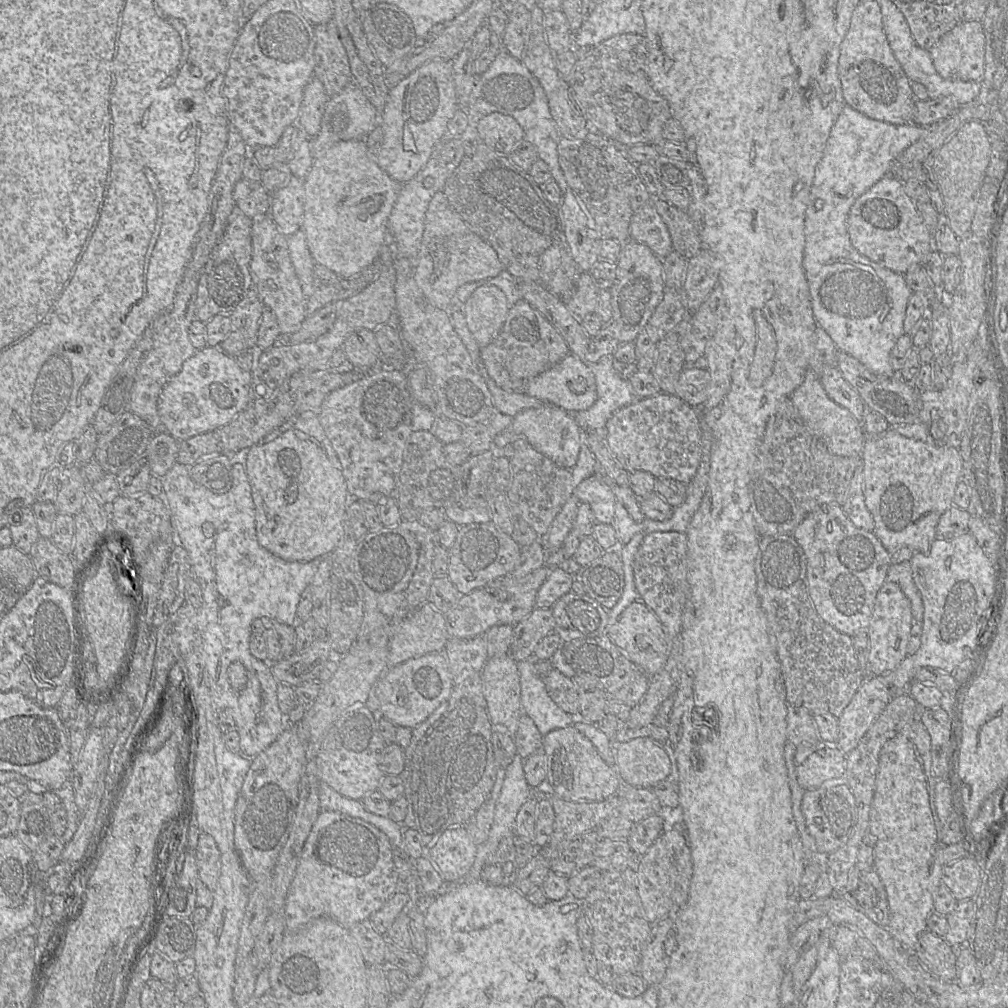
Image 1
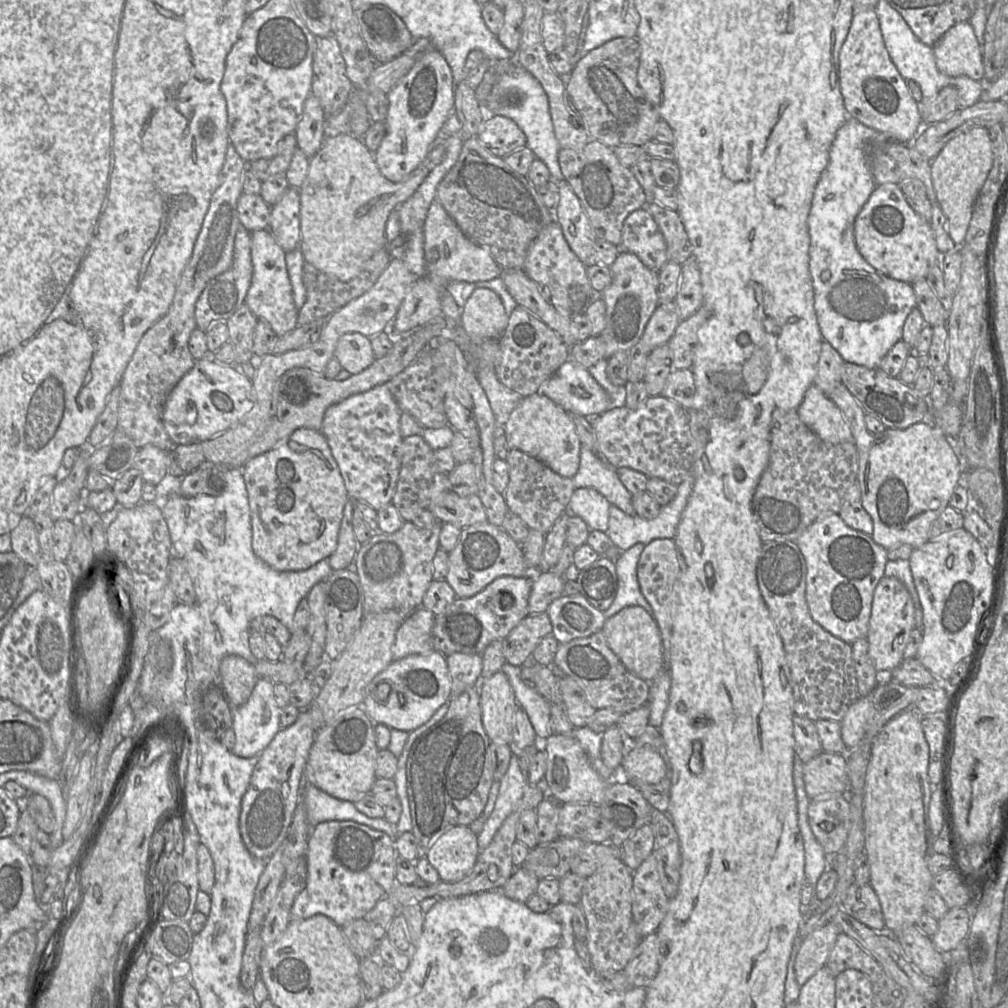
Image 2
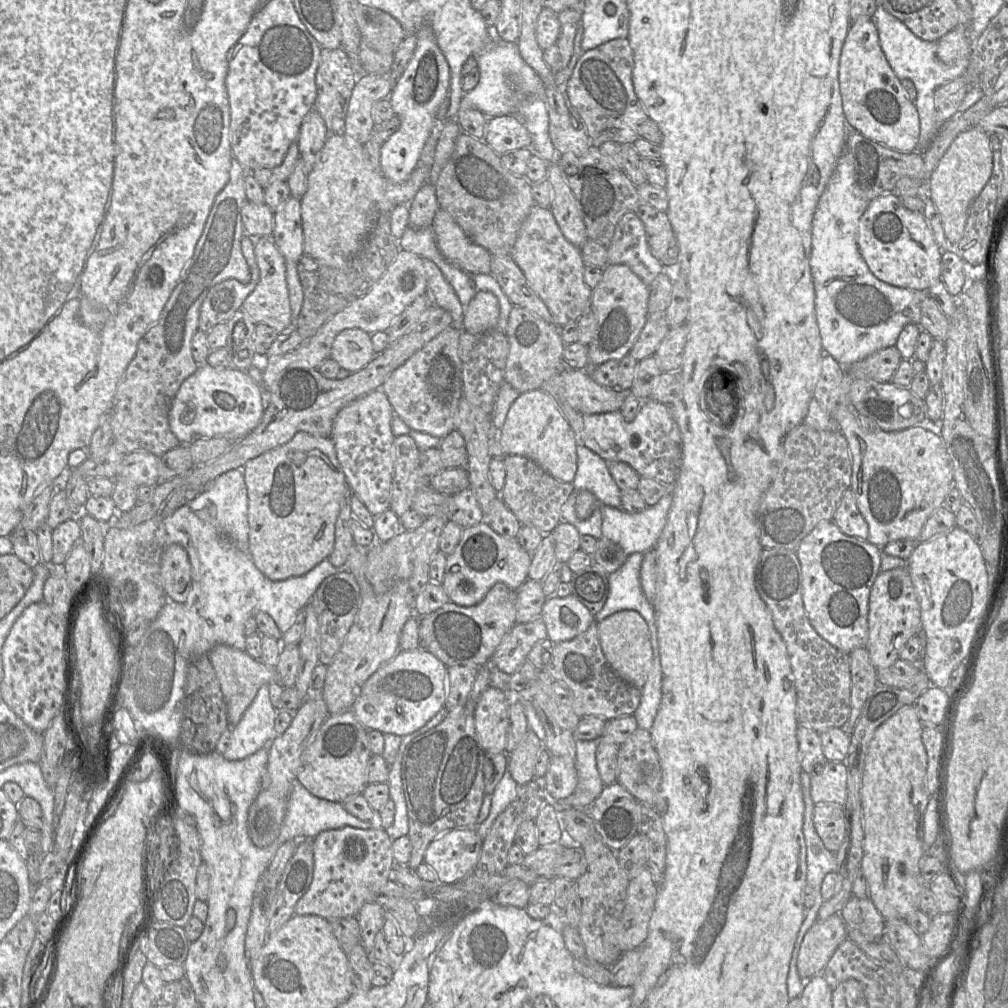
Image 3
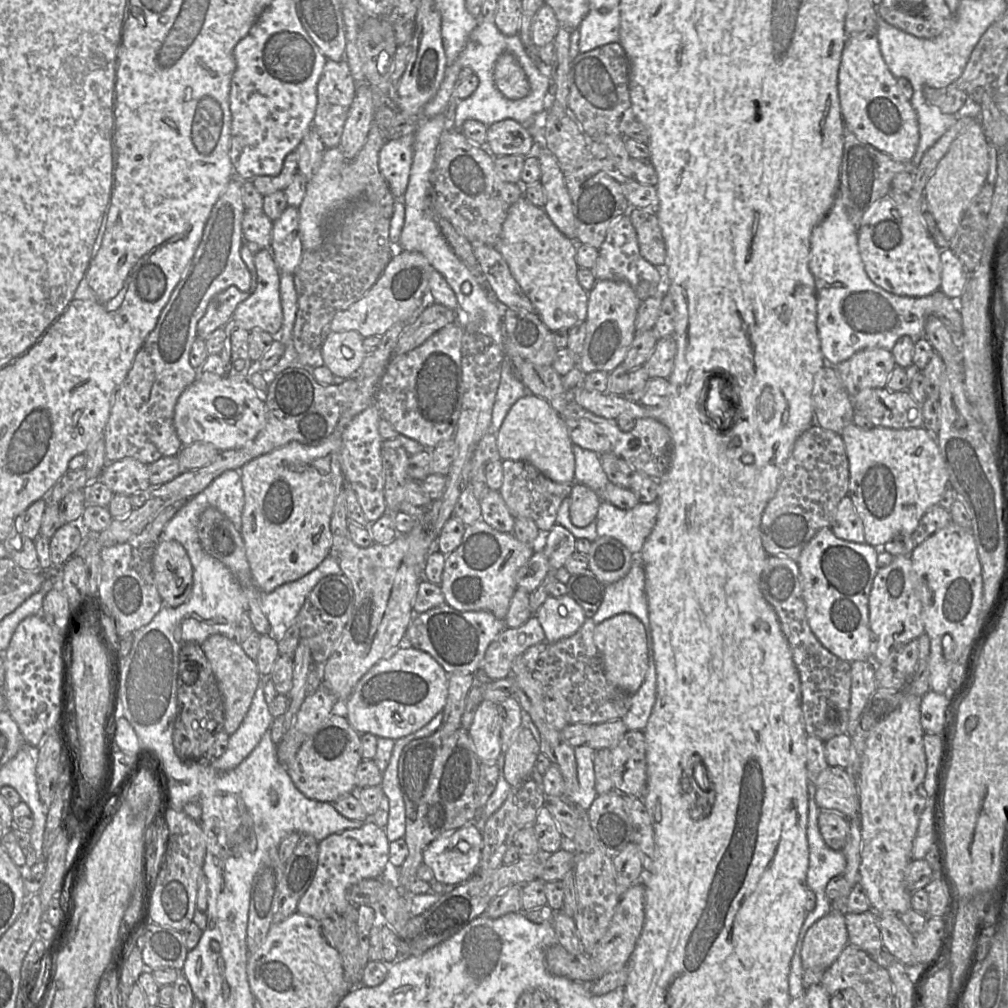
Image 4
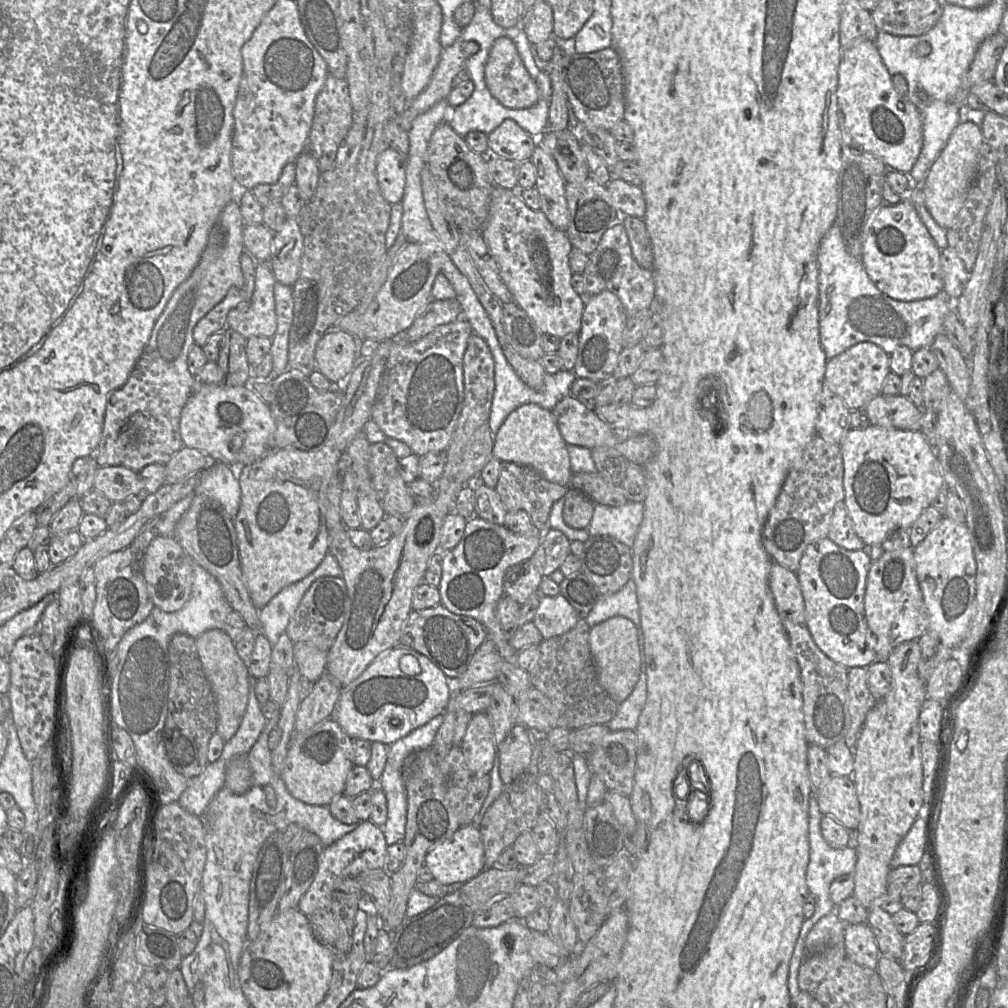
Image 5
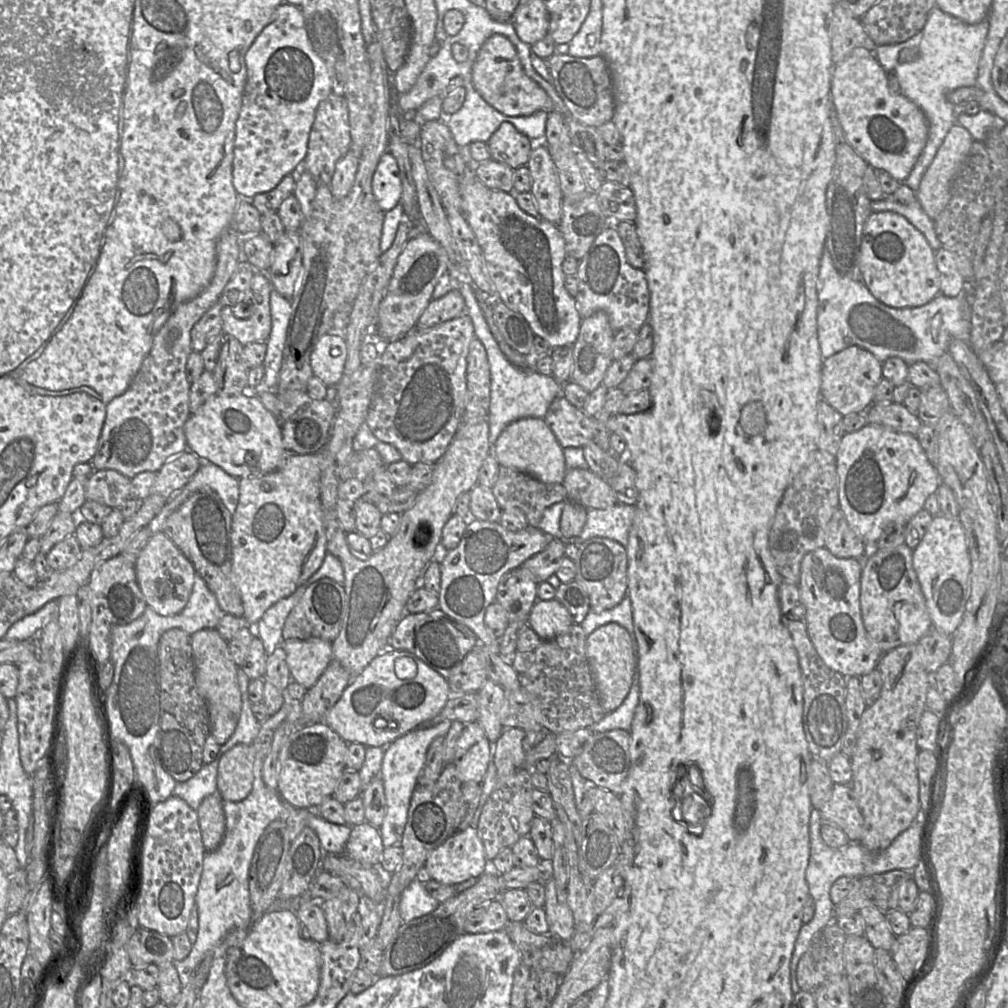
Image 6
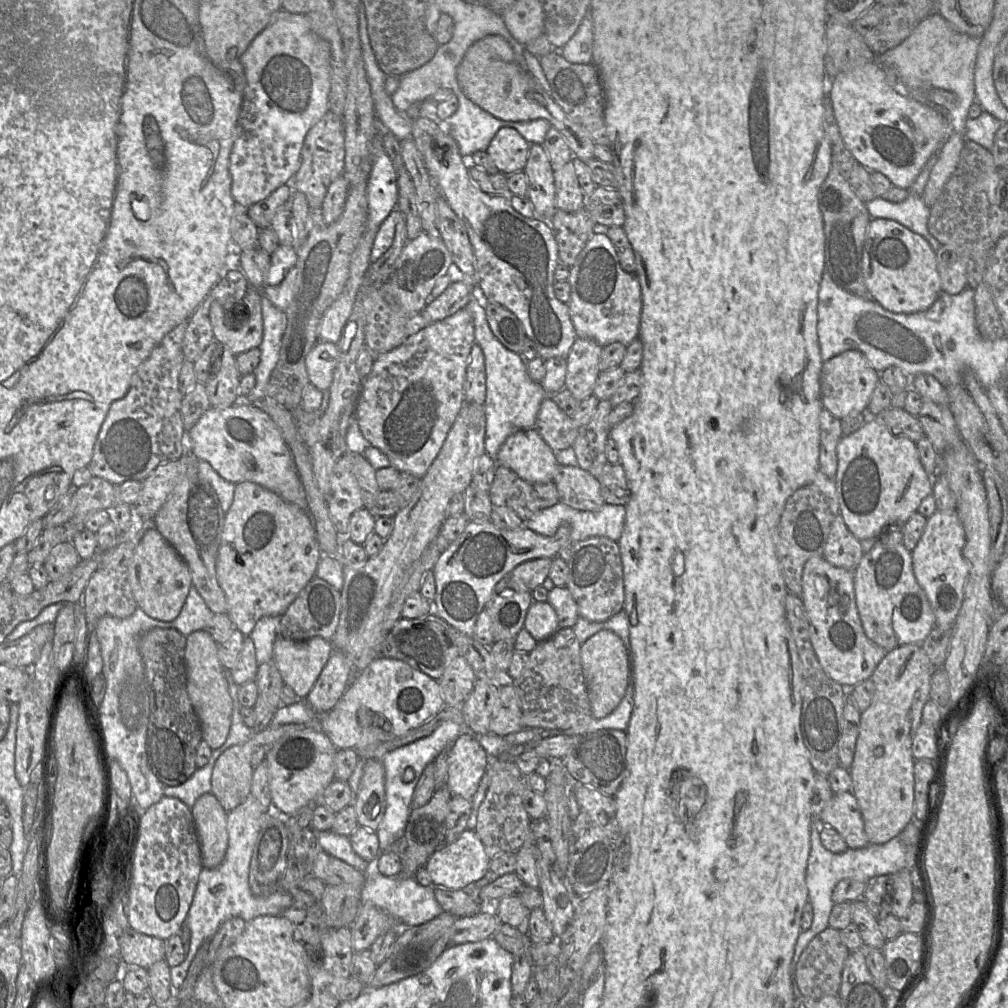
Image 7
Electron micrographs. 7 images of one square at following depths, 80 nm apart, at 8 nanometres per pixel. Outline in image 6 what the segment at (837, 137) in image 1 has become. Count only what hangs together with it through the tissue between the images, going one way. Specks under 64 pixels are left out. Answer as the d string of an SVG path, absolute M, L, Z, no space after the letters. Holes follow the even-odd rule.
M823 248L817 279L817 335L821 355L823 359L827 359L850 346L857 345L871 352L882 364L890 357L899 357L908 365L918 361L933 364L948 352L953 339L969 342L972 330L972 290L974 285L969 285L969 288L966 286L965 293L956 297L948 297L941 293L929 303L919 307L890 307L875 298L863 281L841 276L833 266L828 250Z

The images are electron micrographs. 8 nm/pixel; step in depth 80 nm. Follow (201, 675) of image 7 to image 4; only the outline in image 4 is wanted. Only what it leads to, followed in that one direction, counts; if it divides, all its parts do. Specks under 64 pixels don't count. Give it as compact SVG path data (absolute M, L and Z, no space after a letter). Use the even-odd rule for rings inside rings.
M222 634L209 636L201 645L208 659L224 704L224 727L228 734L233 734L243 721L259 686L262 676L260 675L255 660L251 659L234 639Z

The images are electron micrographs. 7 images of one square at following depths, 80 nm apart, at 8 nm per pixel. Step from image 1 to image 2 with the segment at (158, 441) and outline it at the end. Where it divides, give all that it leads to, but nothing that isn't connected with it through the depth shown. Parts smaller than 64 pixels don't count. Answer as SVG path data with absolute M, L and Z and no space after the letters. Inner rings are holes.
M146 445L139 449L132 467L140 471L145 483L158 485L168 473L169 464L169 452Z

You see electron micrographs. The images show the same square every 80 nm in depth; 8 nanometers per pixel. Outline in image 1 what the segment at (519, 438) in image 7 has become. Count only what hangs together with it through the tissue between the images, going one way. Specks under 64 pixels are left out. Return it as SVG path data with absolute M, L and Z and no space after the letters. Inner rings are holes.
M545 404L523 410L513 417L510 429L515 436L524 437L536 451L550 458L558 466L570 470L575 466L581 445L581 429L564 409Z

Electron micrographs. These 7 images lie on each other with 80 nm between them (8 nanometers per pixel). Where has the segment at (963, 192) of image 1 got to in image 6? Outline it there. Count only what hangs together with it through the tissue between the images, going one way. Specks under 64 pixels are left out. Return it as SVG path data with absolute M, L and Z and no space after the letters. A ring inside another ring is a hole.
M955 123L949 130L931 165L926 170L916 197L924 212L935 220L945 209L951 198L951 186L969 154L974 139L967 129Z

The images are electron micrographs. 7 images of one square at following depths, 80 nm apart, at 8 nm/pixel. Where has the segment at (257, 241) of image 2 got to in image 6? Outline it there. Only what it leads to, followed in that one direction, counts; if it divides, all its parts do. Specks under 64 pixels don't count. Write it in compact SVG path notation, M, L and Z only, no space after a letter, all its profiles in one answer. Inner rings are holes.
M255 271L251 291L253 313L250 317L235 317L232 307L223 307L221 311L222 334L233 336L243 346L253 342L266 342L272 327L270 295L273 287L262 272Z

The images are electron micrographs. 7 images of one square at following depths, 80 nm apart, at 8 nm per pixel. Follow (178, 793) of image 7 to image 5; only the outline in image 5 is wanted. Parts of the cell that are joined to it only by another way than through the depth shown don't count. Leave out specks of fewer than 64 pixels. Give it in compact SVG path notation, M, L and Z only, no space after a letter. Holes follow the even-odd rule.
M218 758L209 762L196 777L188 779L188 786L180 795L178 803L188 812L203 817L206 808L214 795L224 787L226 763Z

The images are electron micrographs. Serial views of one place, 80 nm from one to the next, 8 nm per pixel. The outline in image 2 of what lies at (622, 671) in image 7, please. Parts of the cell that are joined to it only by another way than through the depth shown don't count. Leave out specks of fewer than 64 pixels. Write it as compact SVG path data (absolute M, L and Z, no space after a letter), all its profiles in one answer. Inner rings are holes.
M628 606L606 619L601 630L611 650L634 675L650 682L664 669L663 644L655 618L641 606Z

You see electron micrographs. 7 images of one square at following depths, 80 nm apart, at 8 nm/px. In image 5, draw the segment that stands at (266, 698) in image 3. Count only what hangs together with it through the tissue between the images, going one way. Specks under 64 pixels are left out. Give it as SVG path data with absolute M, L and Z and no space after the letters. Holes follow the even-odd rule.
M250 676L248 703L244 717L236 733L225 742L219 757L220 763L227 764L236 755L247 755L265 727L267 719L261 712L260 703L254 692L256 680Z

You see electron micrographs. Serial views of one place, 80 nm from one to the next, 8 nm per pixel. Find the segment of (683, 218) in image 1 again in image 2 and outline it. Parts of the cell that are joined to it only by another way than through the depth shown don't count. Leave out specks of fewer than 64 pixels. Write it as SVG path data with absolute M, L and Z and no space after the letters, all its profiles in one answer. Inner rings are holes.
M647 201L642 208L651 214L665 239L667 261L683 264L692 250L679 213L652 201Z

